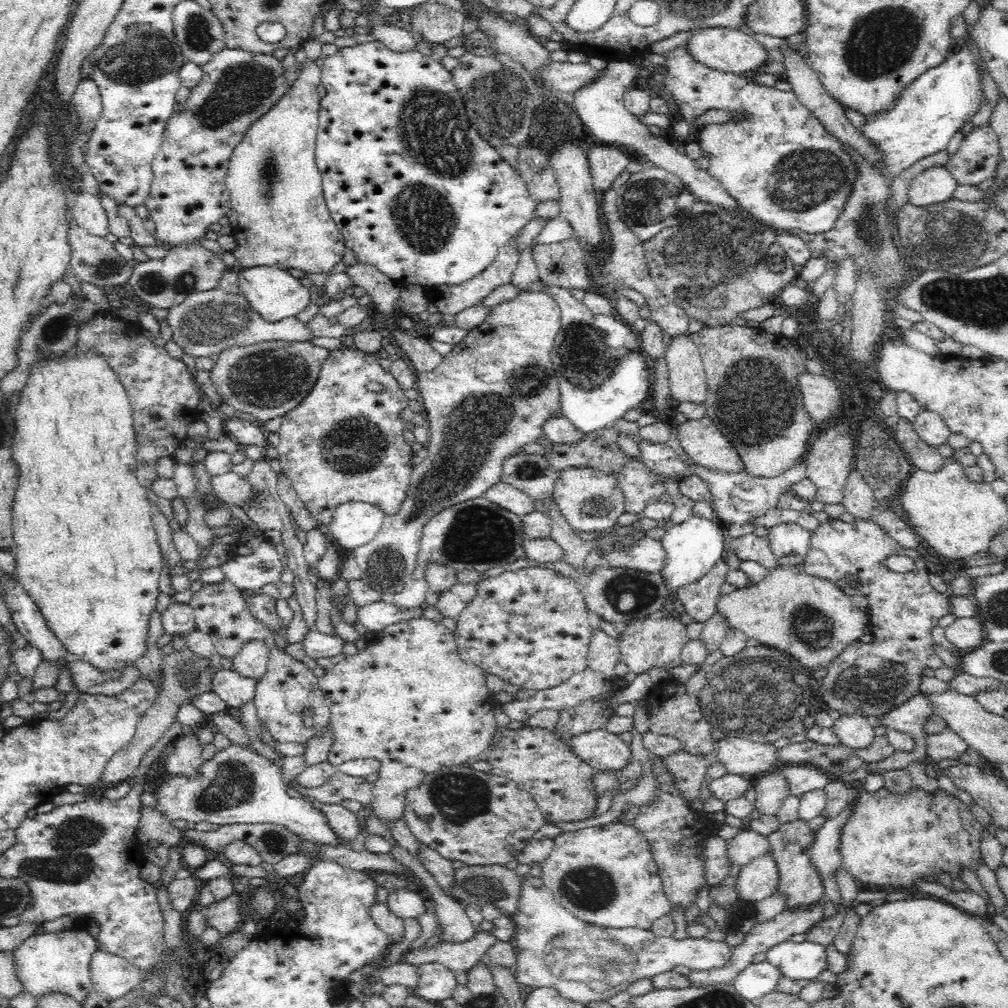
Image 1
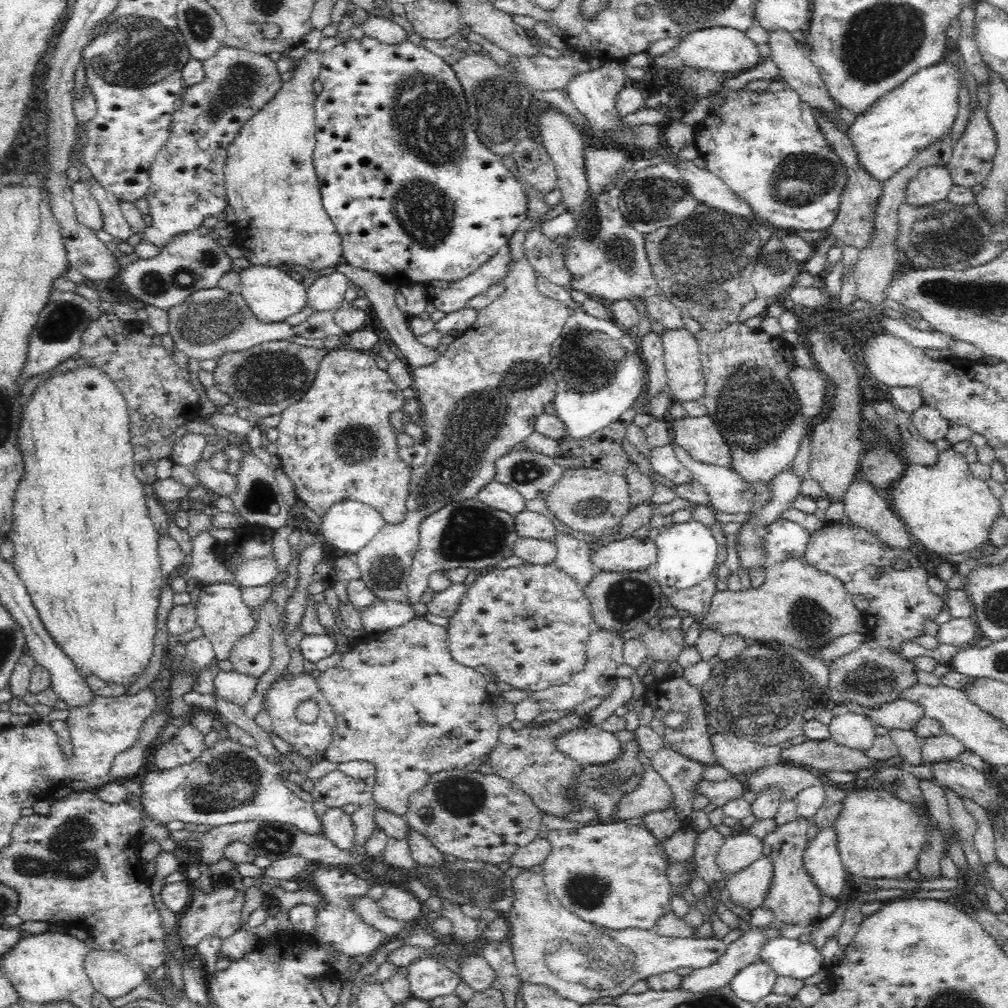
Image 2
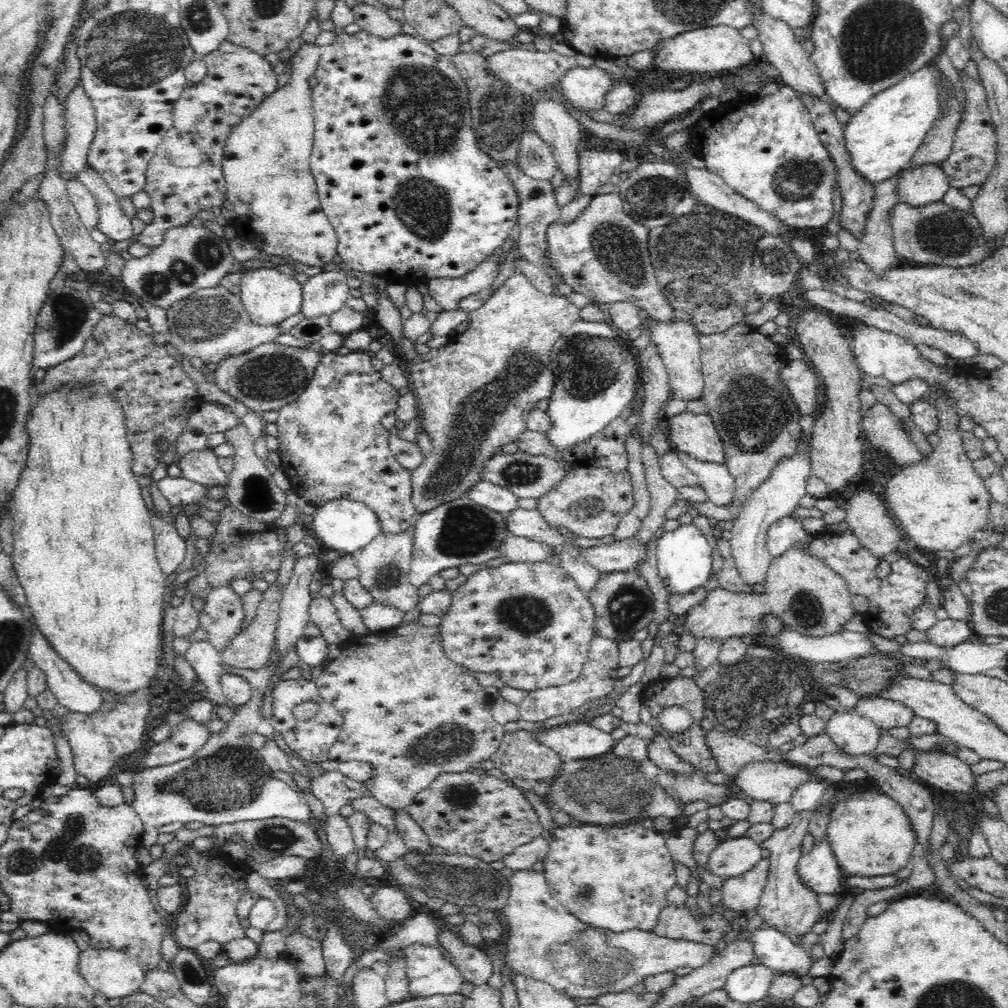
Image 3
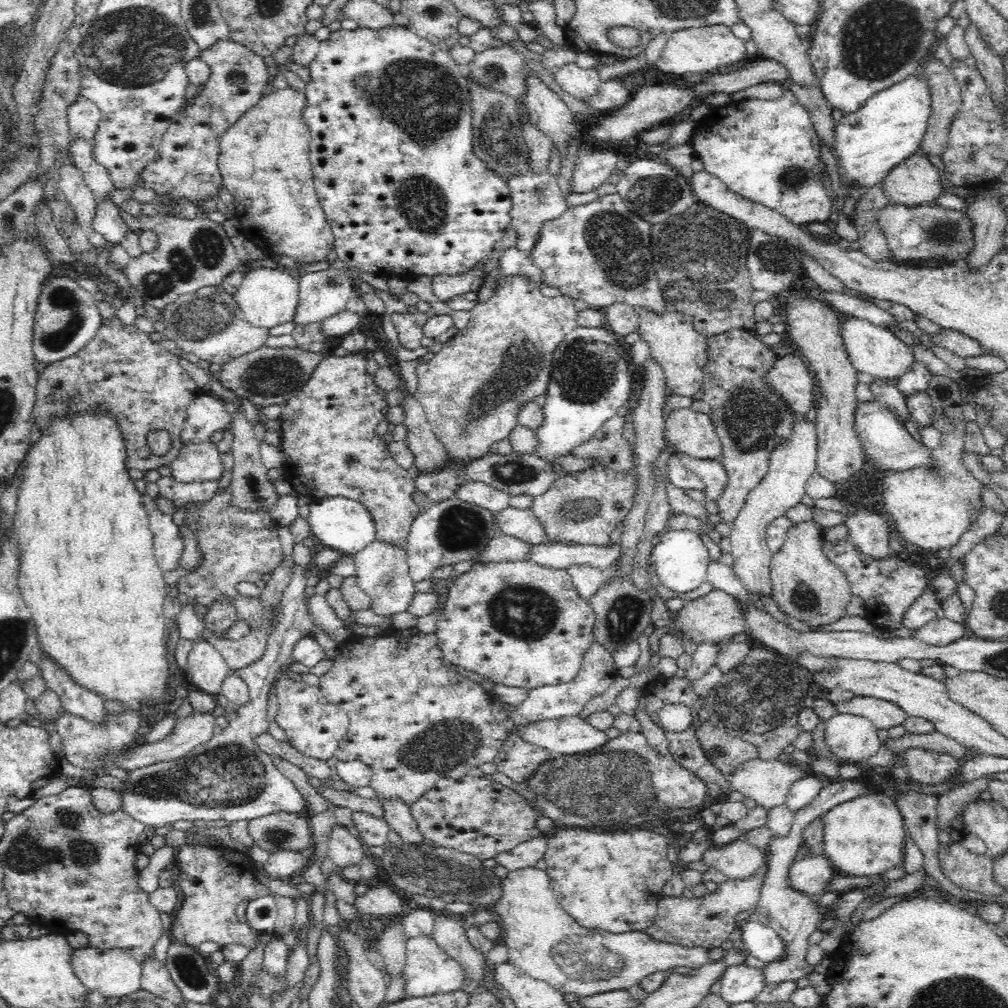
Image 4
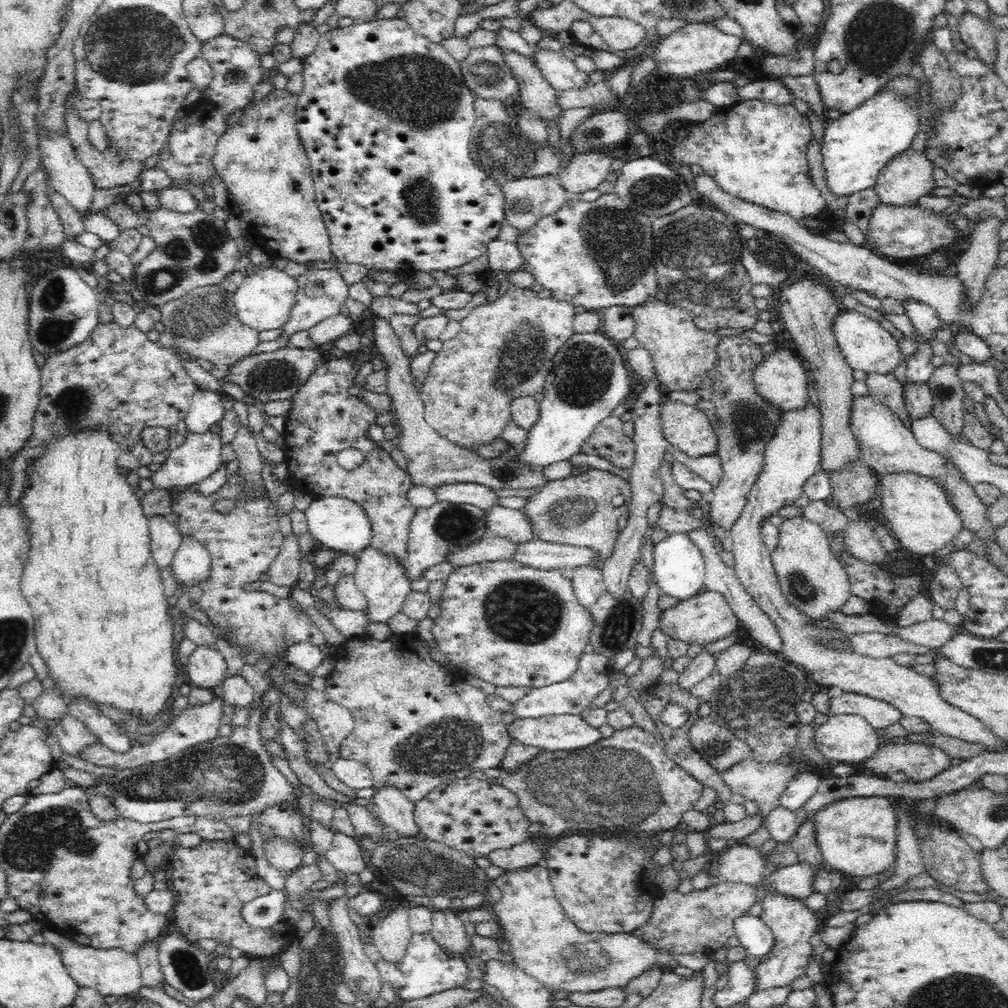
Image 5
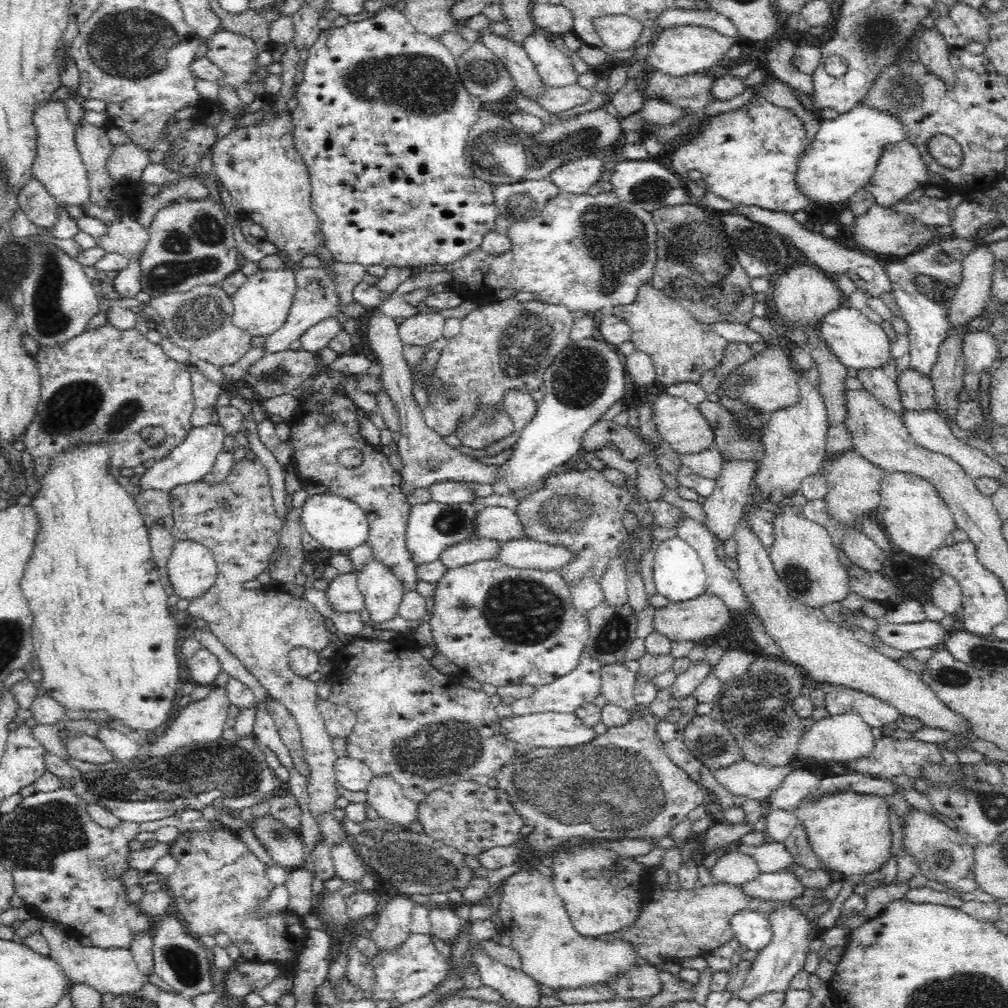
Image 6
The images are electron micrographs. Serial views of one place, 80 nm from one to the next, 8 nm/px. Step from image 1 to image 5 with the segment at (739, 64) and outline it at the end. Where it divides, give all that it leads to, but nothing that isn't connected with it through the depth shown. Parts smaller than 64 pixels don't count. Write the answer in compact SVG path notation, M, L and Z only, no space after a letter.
M712 22L688 23L664 37L651 57L656 68L665 74L690 78L700 73L711 77L715 70L738 56L736 51L742 42L742 38L720 31Z

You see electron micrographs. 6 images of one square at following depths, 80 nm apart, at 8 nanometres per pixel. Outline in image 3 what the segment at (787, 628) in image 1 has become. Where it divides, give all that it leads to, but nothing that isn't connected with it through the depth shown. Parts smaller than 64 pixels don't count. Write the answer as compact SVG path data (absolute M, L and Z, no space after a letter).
M807 531L807 543L792 546L788 552L784 552L780 558L773 558L769 566L764 593L755 594L738 594L718 587L711 590L704 602L698 603L690 607L681 617L679 622L686 632L698 638L718 638L722 641L728 638L751 636L755 638L759 636L763 629L764 618L766 616L774 616L782 621L783 627L794 629L810 637L821 637L824 635L834 634L844 630L842 626L852 618L855 614L852 608L852 593L848 590L846 581L842 575L838 575L834 570L830 569L822 559L816 558L810 553L810 540L815 534Z

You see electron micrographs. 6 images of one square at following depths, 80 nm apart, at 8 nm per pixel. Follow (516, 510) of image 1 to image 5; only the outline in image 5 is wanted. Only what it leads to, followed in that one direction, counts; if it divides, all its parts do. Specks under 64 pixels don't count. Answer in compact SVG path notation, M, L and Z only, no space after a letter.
M452 483L435 488L435 495L440 502L453 502L454 504L473 504L485 511L498 505L498 495L490 487L481 484Z

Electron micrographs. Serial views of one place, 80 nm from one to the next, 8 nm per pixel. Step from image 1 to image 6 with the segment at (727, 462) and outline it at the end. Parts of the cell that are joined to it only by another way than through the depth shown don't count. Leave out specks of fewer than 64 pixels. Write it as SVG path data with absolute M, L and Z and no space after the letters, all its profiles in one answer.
M663 392L652 402L659 436L678 454L696 454L714 440L714 431L697 406Z

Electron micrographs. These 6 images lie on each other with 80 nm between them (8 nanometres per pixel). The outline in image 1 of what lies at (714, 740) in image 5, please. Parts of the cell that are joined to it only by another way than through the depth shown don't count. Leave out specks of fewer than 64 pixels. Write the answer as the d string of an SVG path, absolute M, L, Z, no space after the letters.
M725 735L725 738L717 741L716 746L718 762L724 765L727 774L755 778L770 772L778 762L779 749L773 744Z

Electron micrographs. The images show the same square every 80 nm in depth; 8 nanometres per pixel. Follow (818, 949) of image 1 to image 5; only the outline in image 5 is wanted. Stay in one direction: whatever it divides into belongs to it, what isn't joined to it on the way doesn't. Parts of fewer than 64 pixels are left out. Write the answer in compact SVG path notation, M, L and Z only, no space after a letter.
M744 913L734 919L733 931L747 954L764 958L774 946L771 928L760 918Z

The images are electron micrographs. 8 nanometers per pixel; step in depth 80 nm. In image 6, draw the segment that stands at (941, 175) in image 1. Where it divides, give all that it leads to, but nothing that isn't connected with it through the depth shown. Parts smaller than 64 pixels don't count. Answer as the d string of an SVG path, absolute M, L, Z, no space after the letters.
M904 139L885 146L878 159L877 167L863 188L874 195L875 203L878 206L892 207L893 204L922 193L929 184L929 180L926 163L922 160L917 146Z

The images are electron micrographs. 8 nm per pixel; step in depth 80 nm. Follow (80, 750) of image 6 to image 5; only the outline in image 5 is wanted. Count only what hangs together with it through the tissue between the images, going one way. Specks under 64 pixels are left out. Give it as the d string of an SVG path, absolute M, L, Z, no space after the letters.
M214 694L211 702L207 704L188 706L177 711L177 717L161 733L157 734L156 740L151 740L148 744L142 743L140 746L139 743L135 743L129 752L121 754L109 750L102 743L94 743L94 746L86 746L80 757L90 764L111 767L115 770L128 770L128 768L136 768L136 766L144 766L173 758L180 751L218 737L218 728L224 723L222 720L224 706L225 699Z

